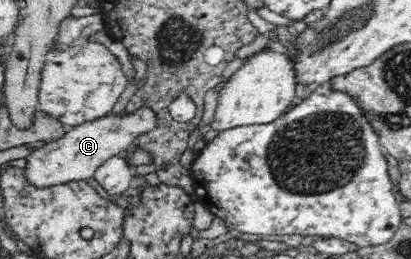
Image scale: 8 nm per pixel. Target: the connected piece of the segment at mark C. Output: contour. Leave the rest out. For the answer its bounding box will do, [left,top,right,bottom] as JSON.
[26,107,157,188]

